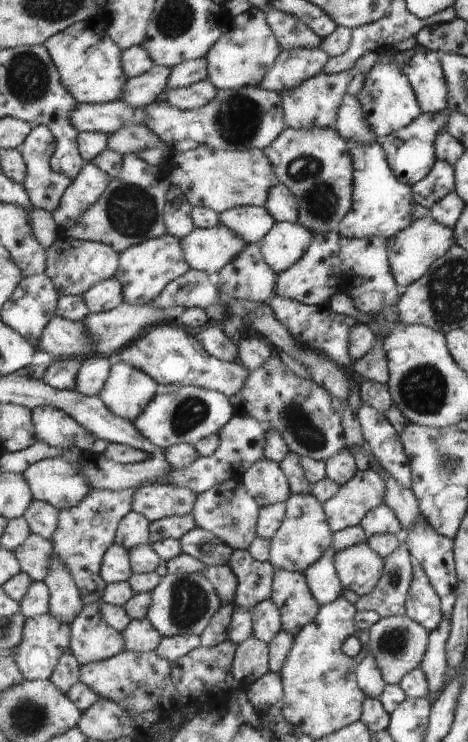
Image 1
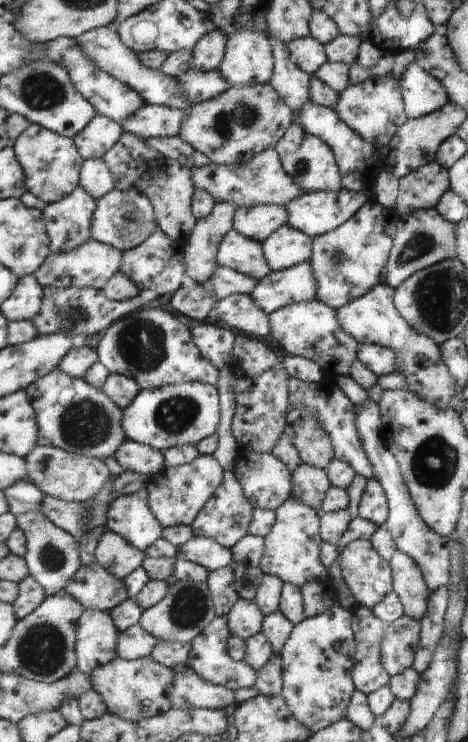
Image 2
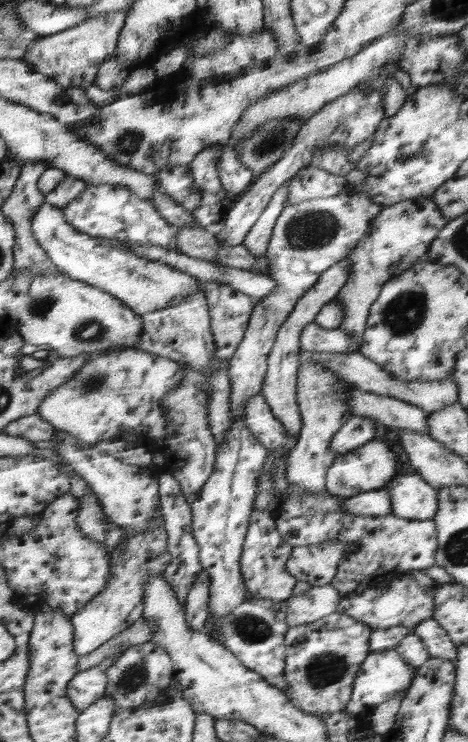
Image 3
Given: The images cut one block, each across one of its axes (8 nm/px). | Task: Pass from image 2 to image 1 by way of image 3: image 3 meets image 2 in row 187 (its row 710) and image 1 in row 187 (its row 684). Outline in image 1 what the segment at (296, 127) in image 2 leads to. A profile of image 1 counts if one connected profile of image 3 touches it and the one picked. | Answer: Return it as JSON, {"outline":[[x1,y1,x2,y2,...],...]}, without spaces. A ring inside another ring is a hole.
{"outline":[[287,126,263,151,274,166,279,182,296,197,298,223,313,234,337,232,352,204,353,166,347,139,335,128,293,129]]}

